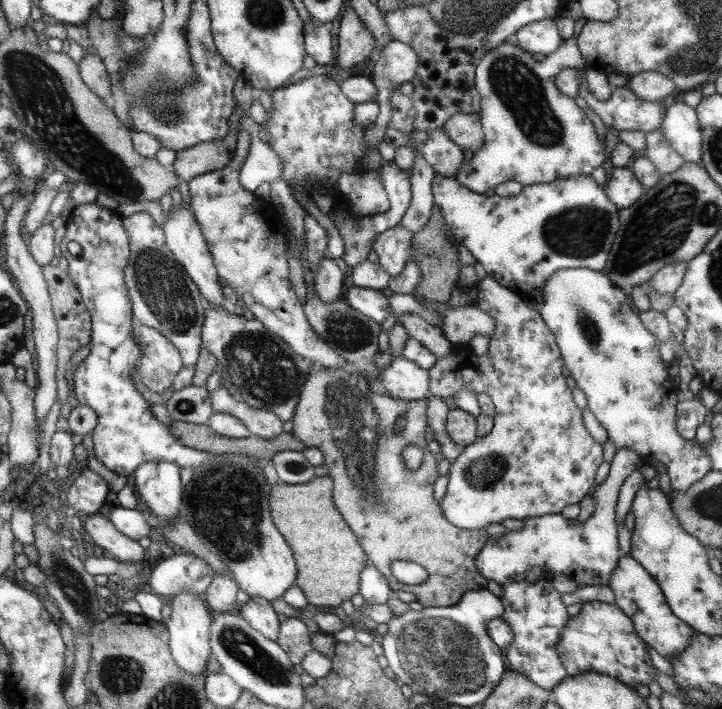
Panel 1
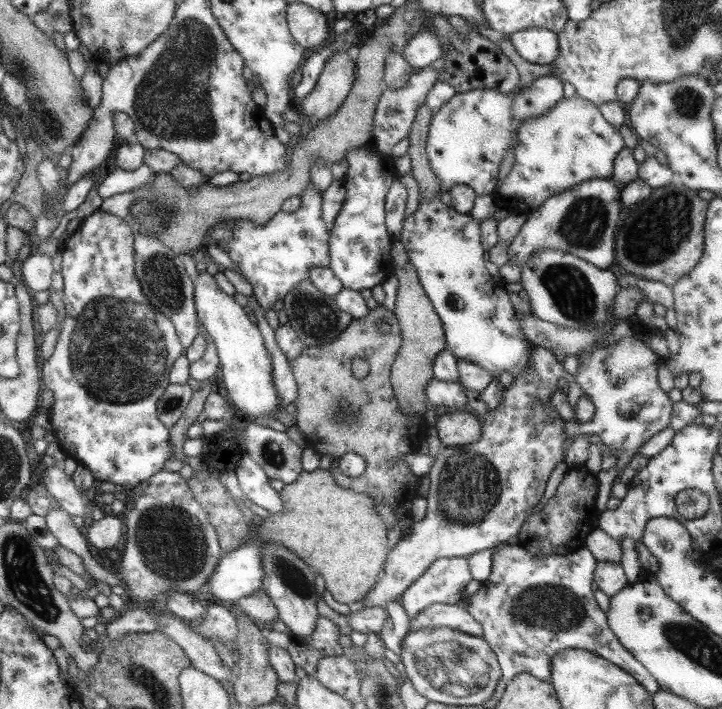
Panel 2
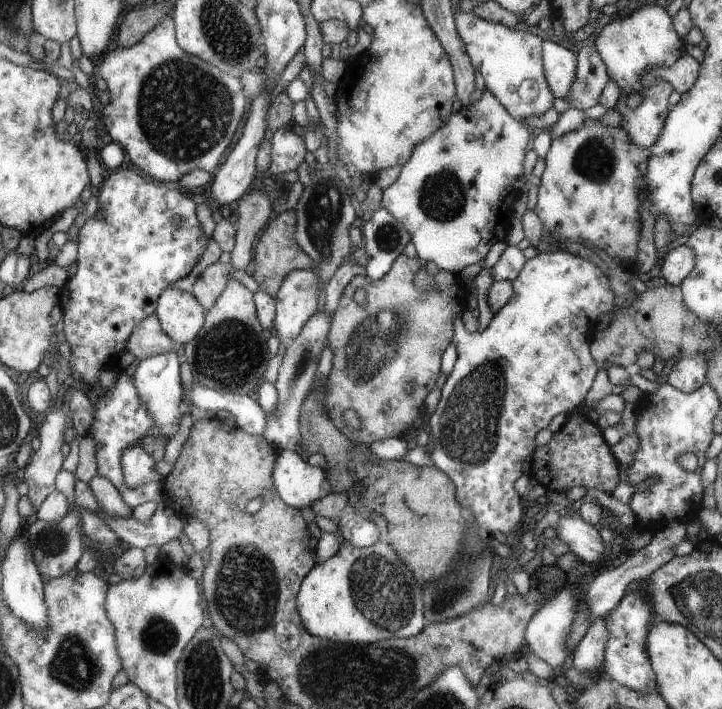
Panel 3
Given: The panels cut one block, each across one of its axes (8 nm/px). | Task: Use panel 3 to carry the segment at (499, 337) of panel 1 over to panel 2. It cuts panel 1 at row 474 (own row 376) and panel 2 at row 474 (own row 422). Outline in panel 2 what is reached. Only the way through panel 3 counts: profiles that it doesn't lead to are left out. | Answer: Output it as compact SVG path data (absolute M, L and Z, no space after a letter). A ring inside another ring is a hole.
M533 347L529 366L523 374L516 374L513 385L504 389L500 406L491 410L484 419L484 434L478 442L453 447L443 447L429 470L430 487L427 495L425 517L411 524L410 532L389 551L385 571L373 591L360 602L363 607L386 607L388 603L401 598L411 584L430 564L442 558L466 558L488 549L498 548L520 534L525 521L534 514L533 510L544 496L544 488L556 464L562 461L564 446L564 420L550 403L550 393L556 389L556 382L564 368L552 349Z

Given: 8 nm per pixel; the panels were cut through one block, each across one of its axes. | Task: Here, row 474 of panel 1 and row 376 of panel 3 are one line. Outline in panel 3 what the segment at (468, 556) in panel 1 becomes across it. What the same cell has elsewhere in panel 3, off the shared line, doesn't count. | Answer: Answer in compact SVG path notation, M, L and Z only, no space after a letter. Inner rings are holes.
M405 254L399 256L393 266L390 267L388 274L384 275L380 280L372 280L368 275L356 275L350 281L350 284L348 284L344 289L339 300L339 305L331 318L330 332L327 336L327 344L333 350L333 365L330 374L327 376L327 394L325 396L324 404L325 409L329 413L329 417L333 420L333 423L341 429L341 431L345 433L351 441L354 441L356 444L369 445L370 443L376 442L380 439L404 438L408 430L411 428L411 425L413 425L415 420L423 414L422 408L424 408L424 400L426 400L428 392L434 388L434 384L436 384L436 380L438 380L438 372L440 372L440 358L442 358L444 350L448 348L448 344L452 342L452 336L456 334L456 314L463 316L465 313L468 313L466 310L468 306L468 296L470 296L470 300L472 300L473 294L473 290L467 290L467 286L464 285L464 282L459 278L459 275L455 275L450 271L443 271L441 268L438 268L437 264L434 264L433 262L425 262L418 256L410 258ZM421 268L425 268L436 281L436 286L428 293L419 291L414 284L414 277ZM359 288L362 288L362 290L366 292L366 302L364 302L364 304L358 304L358 302L354 300L354 293ZM409 383L413 383L413 389L410 392L405 391ZM349 408L354 409L358 418L360 418L360 428L348 428L344 423L342 413Z

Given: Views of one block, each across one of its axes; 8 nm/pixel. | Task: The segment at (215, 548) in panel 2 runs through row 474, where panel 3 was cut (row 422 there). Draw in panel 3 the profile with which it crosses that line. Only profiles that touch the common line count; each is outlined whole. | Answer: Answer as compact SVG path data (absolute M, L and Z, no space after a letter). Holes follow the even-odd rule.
M174 350L168 351L167 353L141 360L133 377L140 398L142 398L145 404L148 405L149 412L152 413L153 420L156 421L154 426L158 426L159 436L163 439L168 439L168 441L176 434L176 432L178 432L180 420L183 416L183 414L180 413L180 408L178 407L180 406L180 402L183 400L180 365L180 362L178 362L178 356L175 354Z

